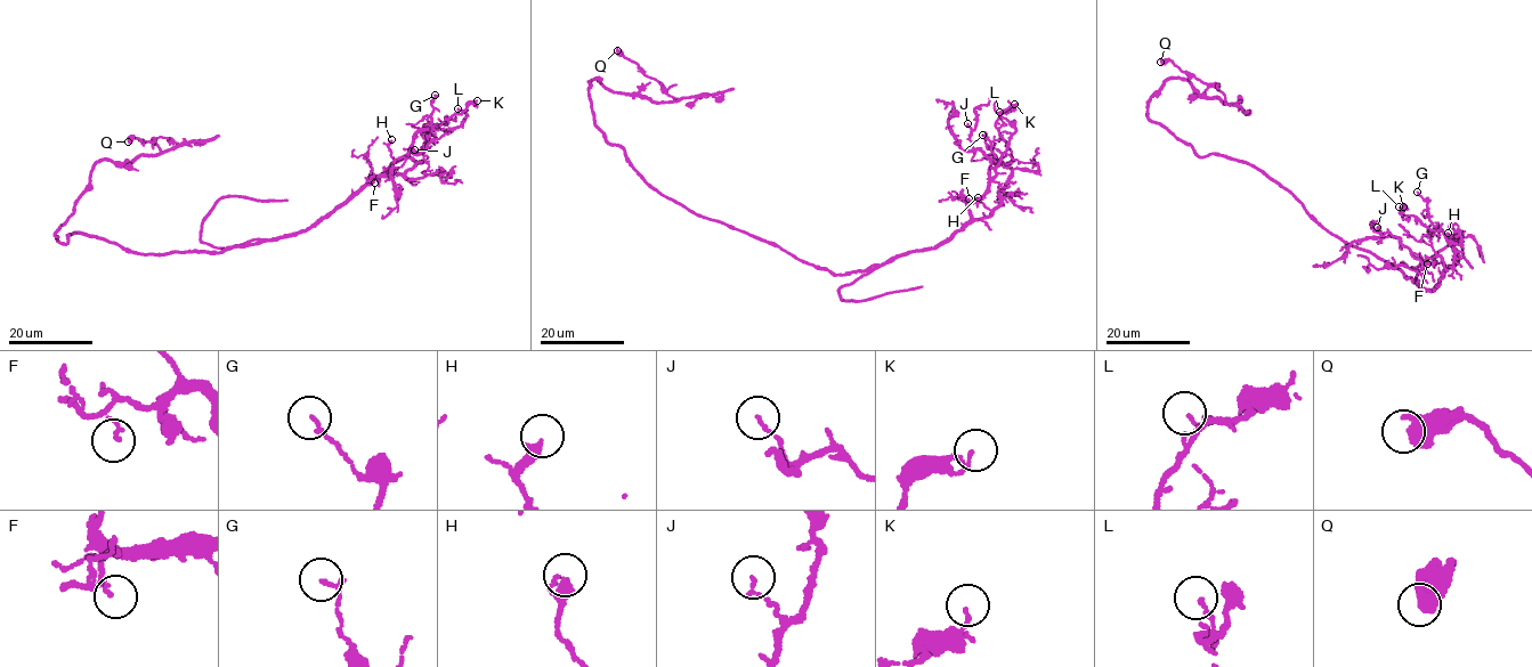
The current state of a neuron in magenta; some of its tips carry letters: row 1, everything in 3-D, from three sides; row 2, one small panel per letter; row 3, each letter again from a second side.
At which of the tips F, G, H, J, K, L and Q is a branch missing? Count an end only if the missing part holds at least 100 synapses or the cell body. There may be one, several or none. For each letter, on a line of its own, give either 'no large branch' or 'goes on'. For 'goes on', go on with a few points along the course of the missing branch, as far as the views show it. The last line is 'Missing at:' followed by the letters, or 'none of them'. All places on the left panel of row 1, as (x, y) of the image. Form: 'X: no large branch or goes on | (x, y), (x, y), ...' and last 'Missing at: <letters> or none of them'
F: no large branch
G: no large branch
H: no large branch
J: no large branch
K: no large branch
L: no large branch
Q: no large branch
Missing at: none of them

